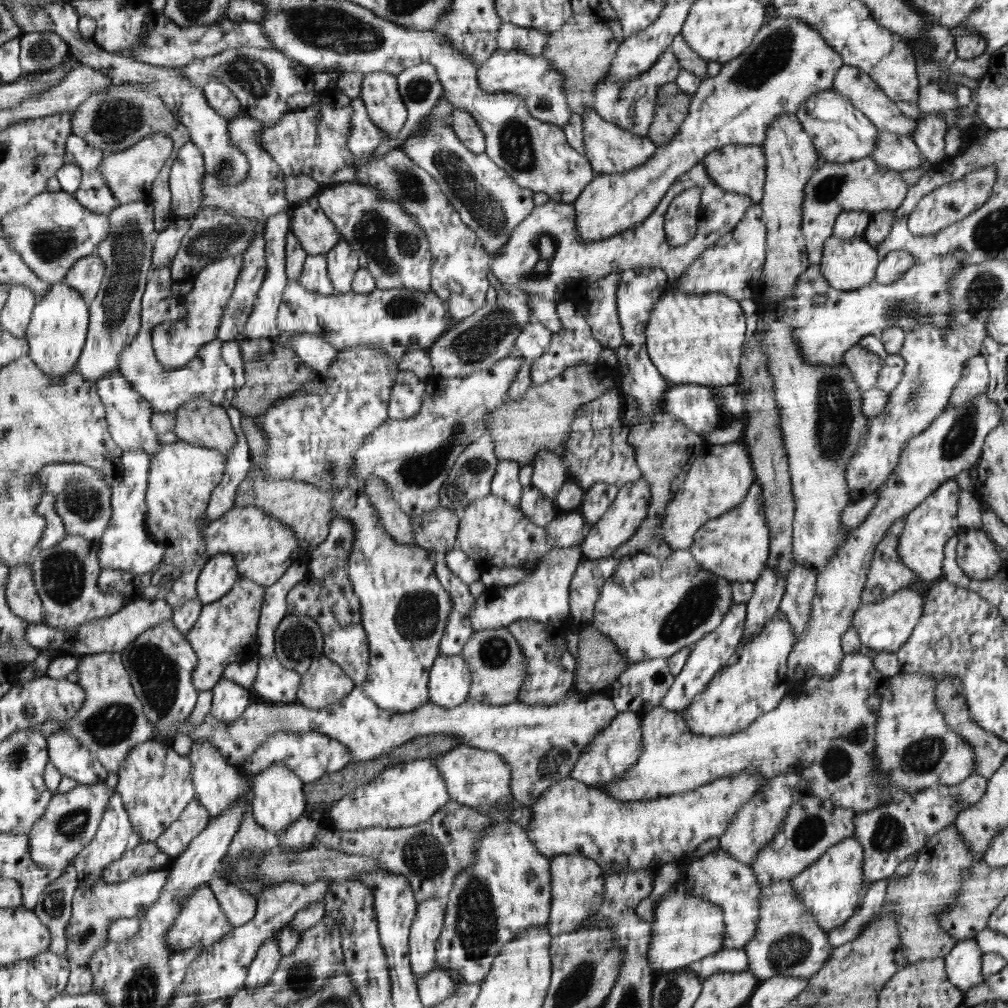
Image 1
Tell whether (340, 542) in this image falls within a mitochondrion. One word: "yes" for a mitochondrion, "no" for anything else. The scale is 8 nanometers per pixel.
yes

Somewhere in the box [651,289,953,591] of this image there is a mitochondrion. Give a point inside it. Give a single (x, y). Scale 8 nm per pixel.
(832, 426)

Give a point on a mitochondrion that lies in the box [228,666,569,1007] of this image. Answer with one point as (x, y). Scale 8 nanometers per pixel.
(475, 916)

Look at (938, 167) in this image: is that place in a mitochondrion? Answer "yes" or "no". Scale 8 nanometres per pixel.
no

